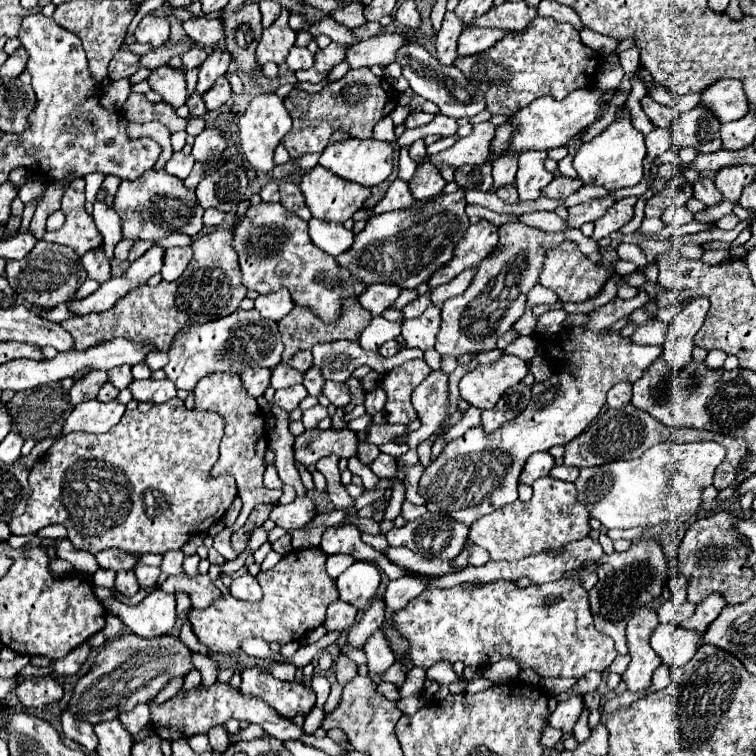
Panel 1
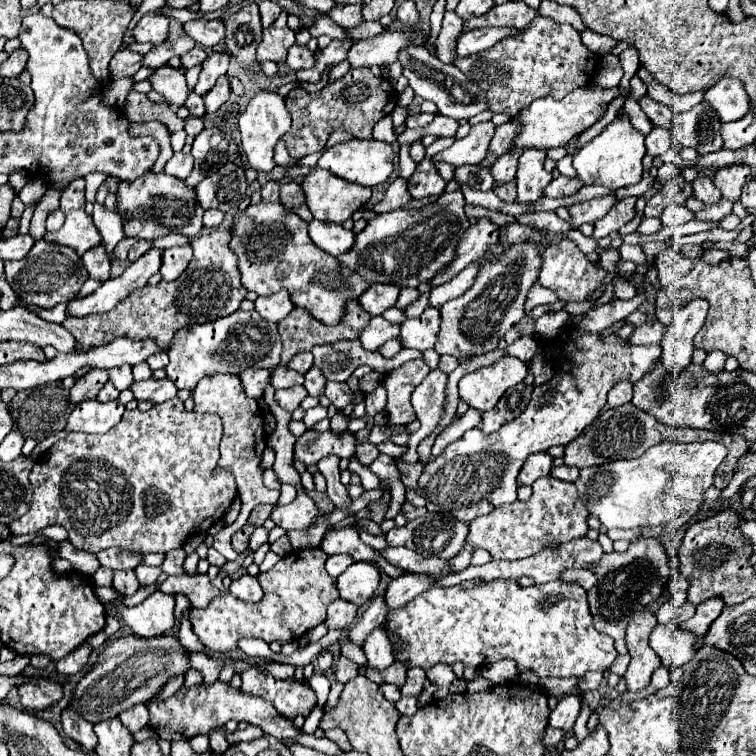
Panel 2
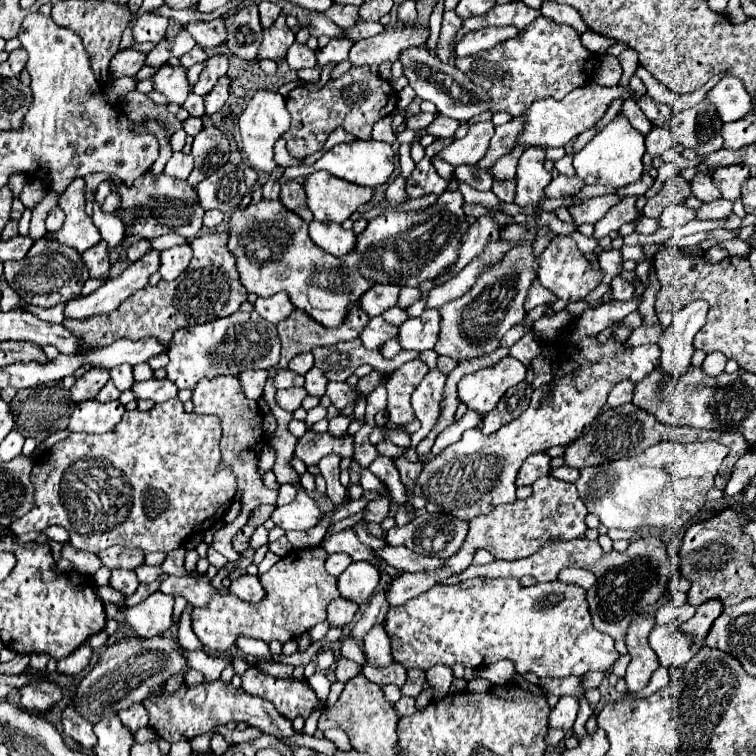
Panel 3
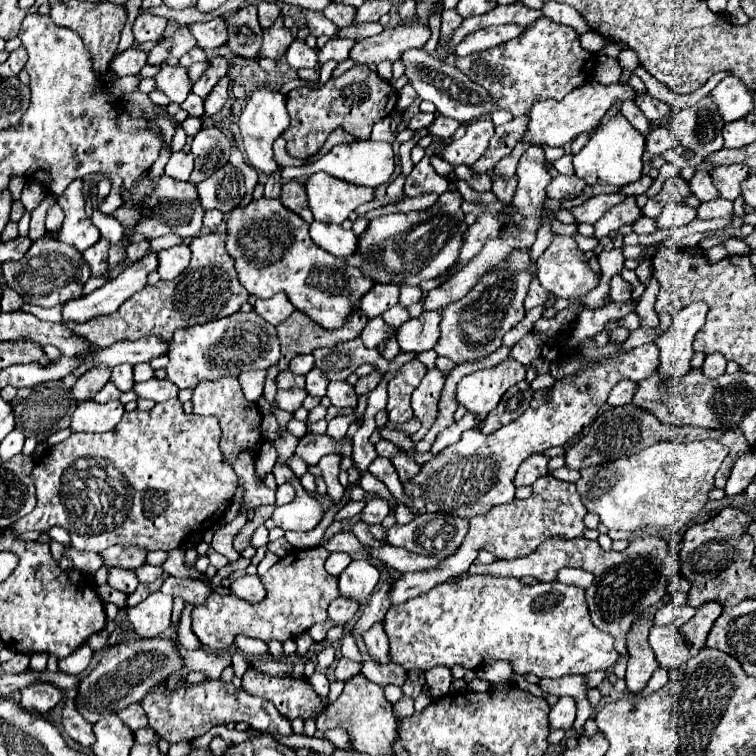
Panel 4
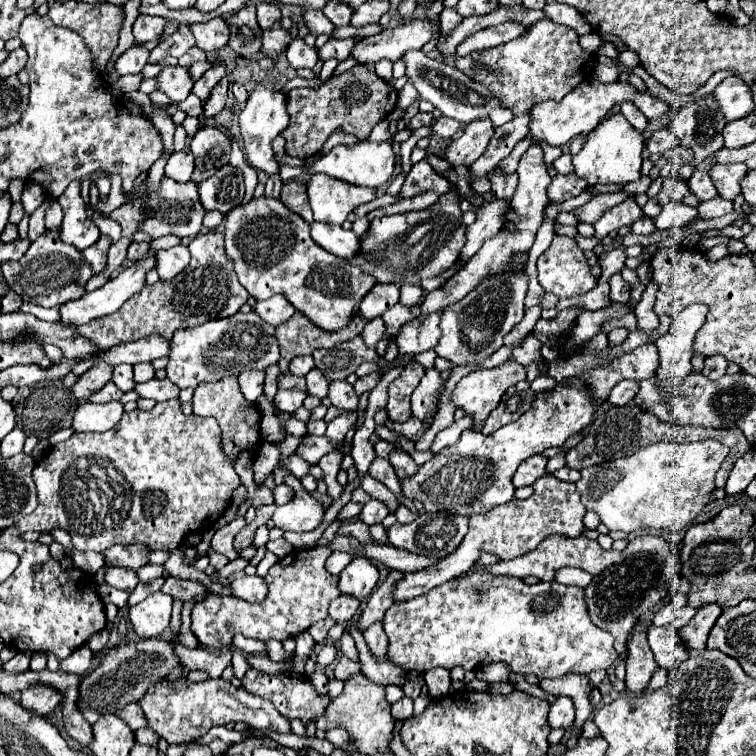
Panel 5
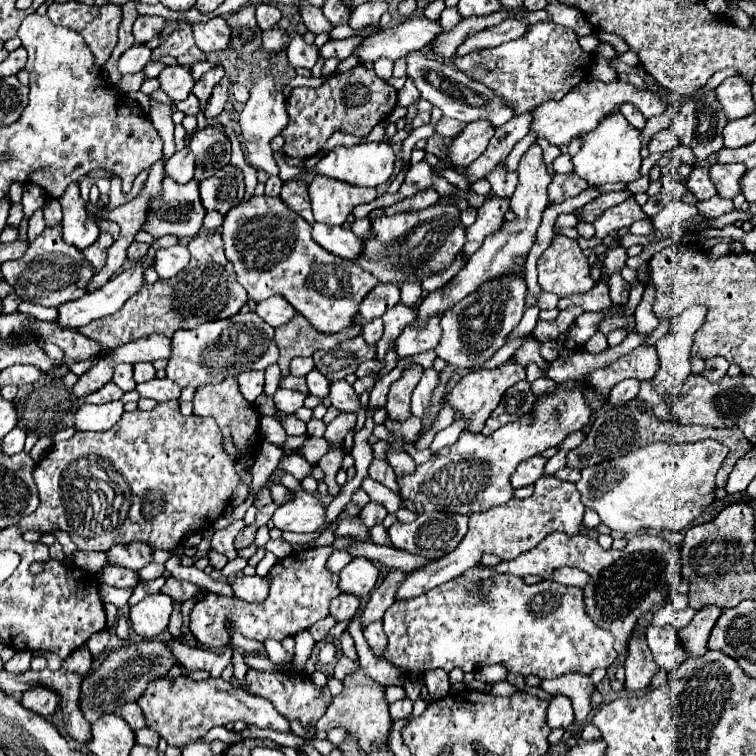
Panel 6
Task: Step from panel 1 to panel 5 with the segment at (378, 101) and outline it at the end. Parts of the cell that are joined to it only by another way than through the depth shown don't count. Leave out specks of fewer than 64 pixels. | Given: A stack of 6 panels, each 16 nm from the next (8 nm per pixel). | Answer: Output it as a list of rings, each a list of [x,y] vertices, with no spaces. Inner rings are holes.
[[[356,64],[342,76],[330,78],[320,88],[294,88],[286,100],[290,114],[290,126],[286,132],[282,132],[286,140],[286,152],[290,156],[306,160],[320,152],[320,148],[336,128],[342,128],[344,132],[366,140],[372,132],[372,126],[396,108],[396,100],[398,92],[386,80],[378,78],[374,70],[360,64]]]

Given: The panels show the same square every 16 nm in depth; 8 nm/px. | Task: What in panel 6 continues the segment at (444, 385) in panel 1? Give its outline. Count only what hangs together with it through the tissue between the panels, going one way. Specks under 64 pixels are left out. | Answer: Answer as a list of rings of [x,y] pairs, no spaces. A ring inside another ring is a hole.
[[[428,368],[420,380],[420,384],[414,388],[411,395],[411,412],[418,418],[424,416],[424,412],[432,402],[434,390],[436,386],[440,386],[440,372],[436,372],[434,368]]]

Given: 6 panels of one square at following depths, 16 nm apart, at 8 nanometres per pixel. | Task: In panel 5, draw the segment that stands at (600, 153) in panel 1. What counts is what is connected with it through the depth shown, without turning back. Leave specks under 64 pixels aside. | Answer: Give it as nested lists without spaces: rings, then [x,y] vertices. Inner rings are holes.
[[[618,112],[610,120],[602,122],[594,132],[590,132],[582,150],[574,156],[574,172],[584,178],[590,186],[594,184],[628,184],[640,178],[642,170],[642,134],[630,126],[630,122]]]

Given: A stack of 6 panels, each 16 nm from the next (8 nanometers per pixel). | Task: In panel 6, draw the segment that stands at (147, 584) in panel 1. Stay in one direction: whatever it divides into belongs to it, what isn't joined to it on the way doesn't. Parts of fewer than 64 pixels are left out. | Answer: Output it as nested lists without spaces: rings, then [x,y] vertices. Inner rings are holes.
[[[148,564],[148,566],[138,570],[140,582],[150,582],[154,578],[160,578],[162,574],[164,574],[164,564]]]

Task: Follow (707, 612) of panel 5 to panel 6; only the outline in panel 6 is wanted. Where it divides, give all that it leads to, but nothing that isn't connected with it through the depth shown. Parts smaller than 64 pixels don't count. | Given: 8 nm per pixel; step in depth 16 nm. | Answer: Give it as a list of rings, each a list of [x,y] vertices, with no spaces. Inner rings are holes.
[[[704,606],[696,612],[692,622],[678,632],[680,642],[684,644],[684,648],[690,656],[702,656],[708,650],[706,642],[708,642],[710,630],[714,628],[720,614],[722,614],[722,610],[718,606]]]

